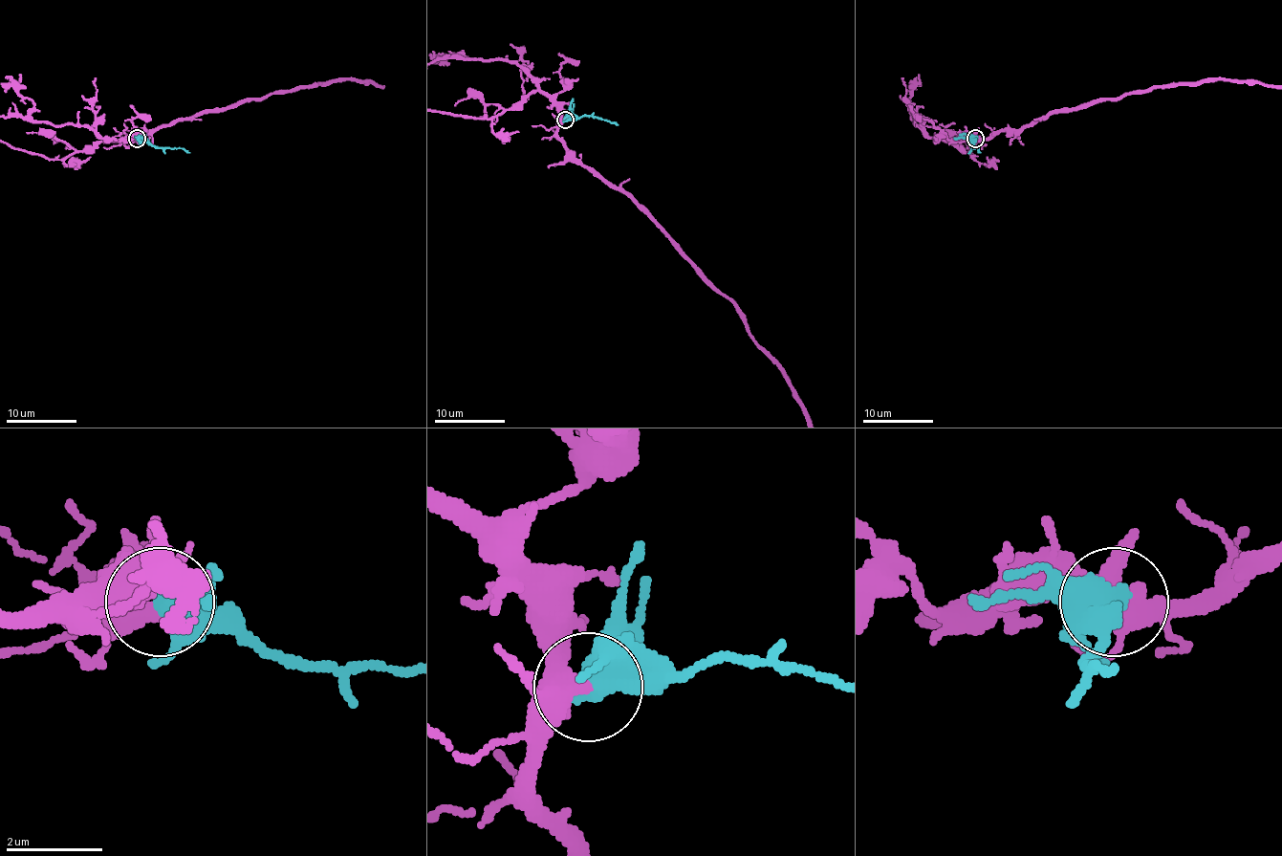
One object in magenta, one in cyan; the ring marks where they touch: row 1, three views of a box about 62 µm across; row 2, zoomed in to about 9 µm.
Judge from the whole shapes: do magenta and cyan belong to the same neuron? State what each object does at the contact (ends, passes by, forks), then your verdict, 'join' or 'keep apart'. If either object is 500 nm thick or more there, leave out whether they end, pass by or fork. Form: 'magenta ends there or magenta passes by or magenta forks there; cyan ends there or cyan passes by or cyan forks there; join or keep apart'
keep apart

